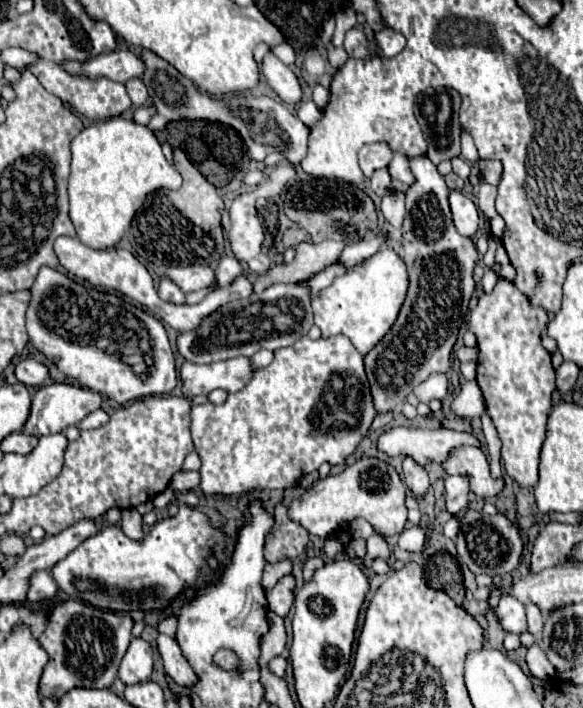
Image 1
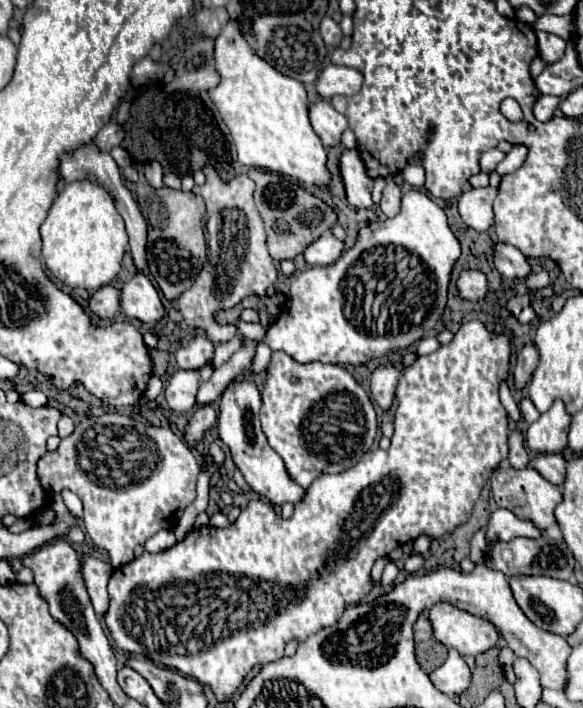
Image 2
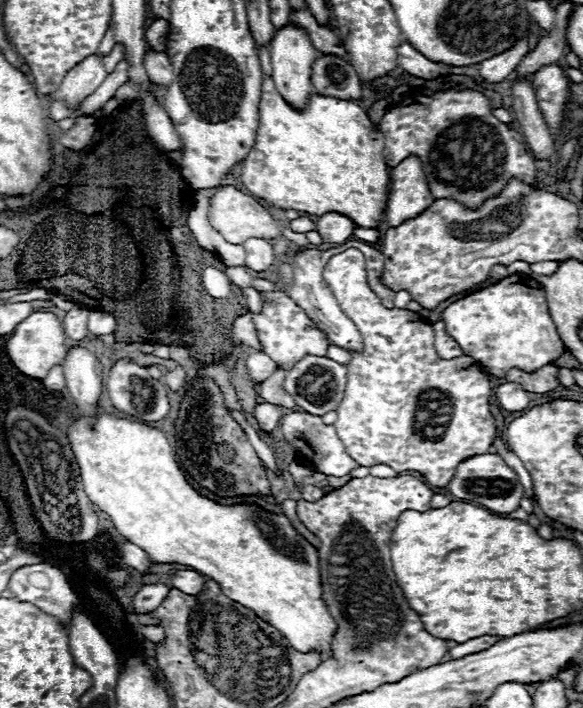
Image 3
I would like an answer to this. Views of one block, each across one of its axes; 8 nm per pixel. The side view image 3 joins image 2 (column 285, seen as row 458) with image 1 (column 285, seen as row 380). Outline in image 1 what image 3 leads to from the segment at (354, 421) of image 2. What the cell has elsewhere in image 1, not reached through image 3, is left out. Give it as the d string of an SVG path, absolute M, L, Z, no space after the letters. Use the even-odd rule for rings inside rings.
M302 336L294 346L278 348L274 360L260 370L254 370L250 382L228 396L220 406L192 406L192 438L202 460L200 488L204 494L246 494L252 490L288 490L294 488L306 474L318 470L322 462L332 466L344 464L360 440L366 436L376 408L372 402L370 384L364 372L364 358L344 336L330 340L310 340Z

